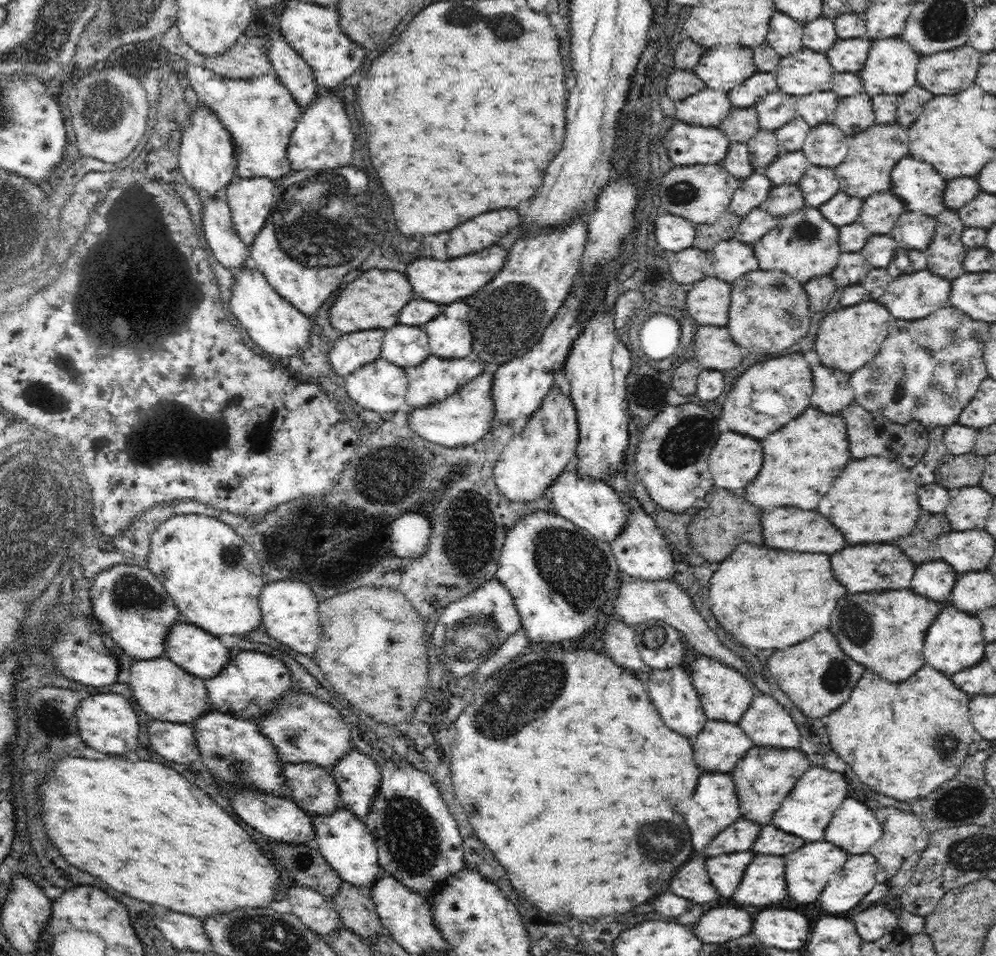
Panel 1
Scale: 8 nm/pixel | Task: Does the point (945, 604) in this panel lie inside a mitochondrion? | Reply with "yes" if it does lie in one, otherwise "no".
no

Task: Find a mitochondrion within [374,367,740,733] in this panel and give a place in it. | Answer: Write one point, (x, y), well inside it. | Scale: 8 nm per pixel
(575, 567)

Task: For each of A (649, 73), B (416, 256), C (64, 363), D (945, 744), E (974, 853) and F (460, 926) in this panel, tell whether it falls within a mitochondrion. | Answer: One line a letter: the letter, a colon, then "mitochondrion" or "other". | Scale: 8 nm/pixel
A: other
B: other
C: other
D: mitochondrion
E: mitochondrion
F: mitochondrion

